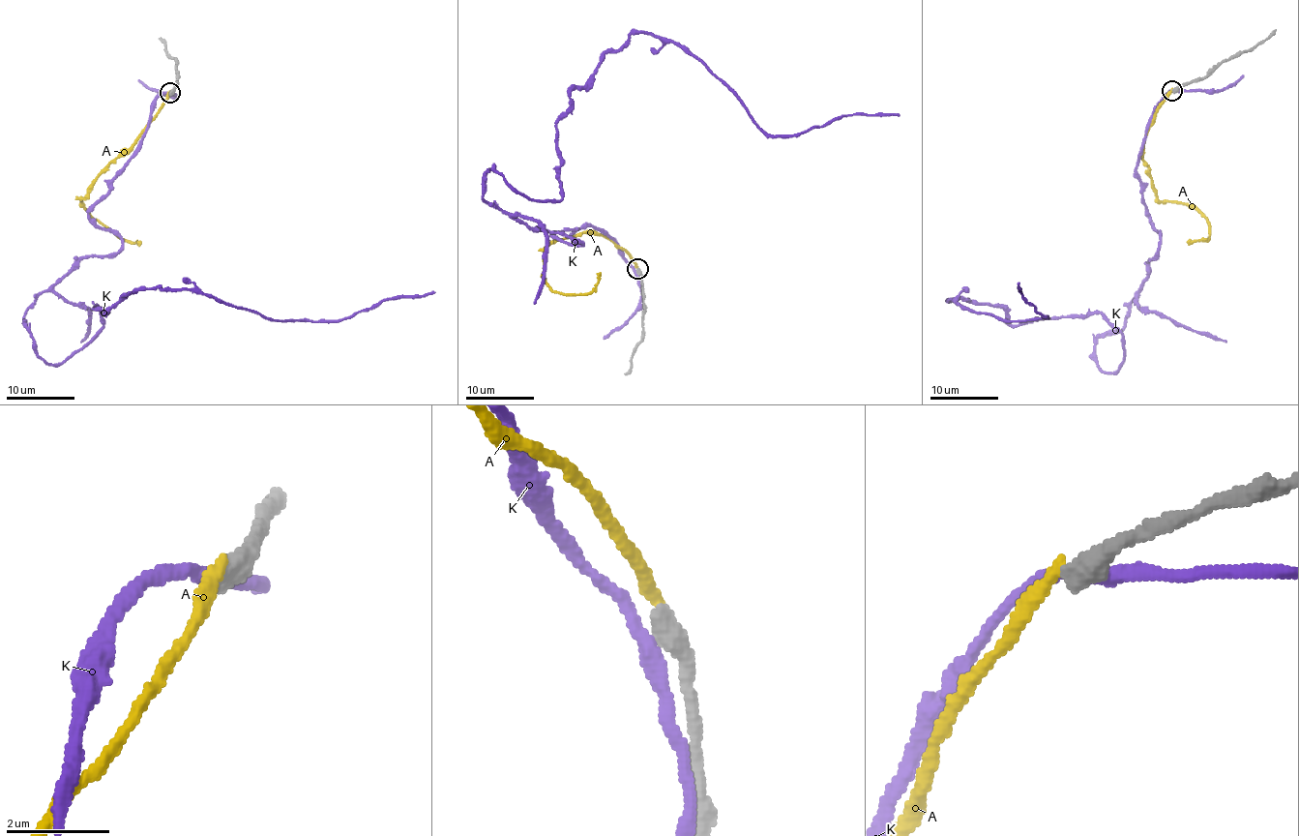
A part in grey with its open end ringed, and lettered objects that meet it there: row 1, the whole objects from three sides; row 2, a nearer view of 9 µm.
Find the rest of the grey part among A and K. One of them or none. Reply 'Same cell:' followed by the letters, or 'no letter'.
Same cell: no letter

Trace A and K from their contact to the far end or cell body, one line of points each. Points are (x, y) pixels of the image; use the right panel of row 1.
A: (1171, 90), (1149, 129), (1143, 164), (1161, 201), (1192, 203), (1206, 218), (1208, 239), (1187, 242)
K: (1177, 90), (1136, 165), (1159, 249), (1095, 344), (1115, 372), (1100, 313), (948, 299), (1047, 317), (1019, 283)

